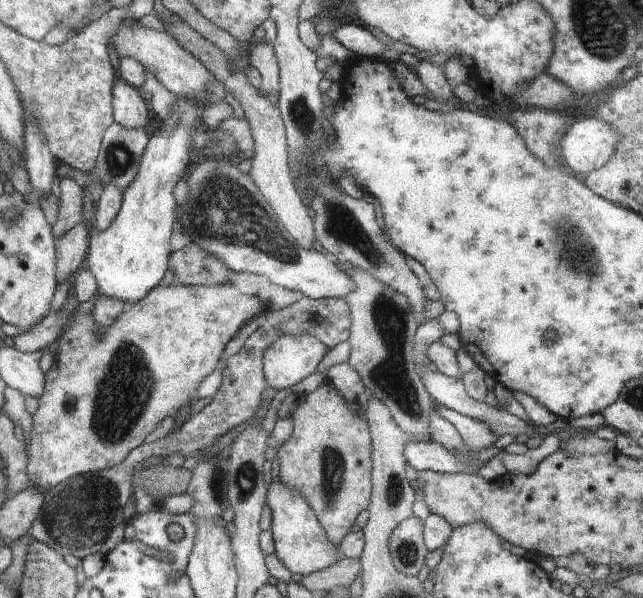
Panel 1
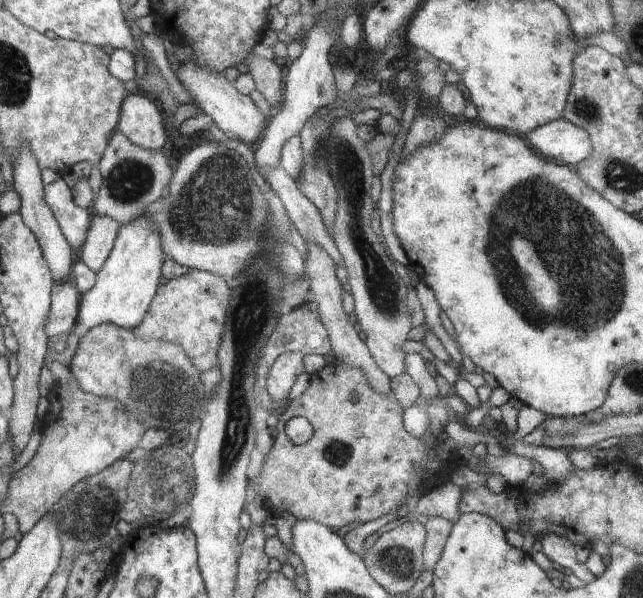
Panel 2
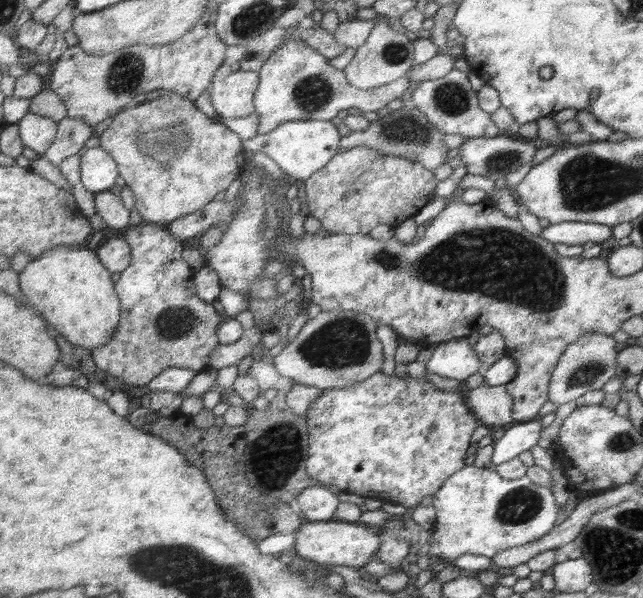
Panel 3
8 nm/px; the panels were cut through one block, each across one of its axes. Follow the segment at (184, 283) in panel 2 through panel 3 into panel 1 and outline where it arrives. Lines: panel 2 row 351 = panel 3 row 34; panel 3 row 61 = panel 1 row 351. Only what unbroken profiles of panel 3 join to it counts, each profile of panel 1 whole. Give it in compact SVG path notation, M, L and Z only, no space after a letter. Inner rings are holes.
M231 281L224 286L202 286L202 285L182 285L171 284L170 286L157 286L150 290L143 300L127 305L127 309L120 315L120 318L110 326L104 328L98 324L93 314L88 316L75 316L73 321L65 330L60 339L60 347L56 354L56 360L52 368L47 373L47 387L44 396L39 399L39 409L34 415L35 427L32 435L32 442L28 448L30 460L28 474L32 478L32 487L43 490L45 493L56 486L63 484L71 478L81 474L96 473L109 468L114 468L127 460L132 452L142 446L147 440L148 434L152 433L166 417L175 417L179 408L185 406L196 398L196 390L200 382L210 376L220 362L220 356L224 352L224 346L230 338L234 338L242 326L244 320L240 320L240 292L236 288L236 283Z

